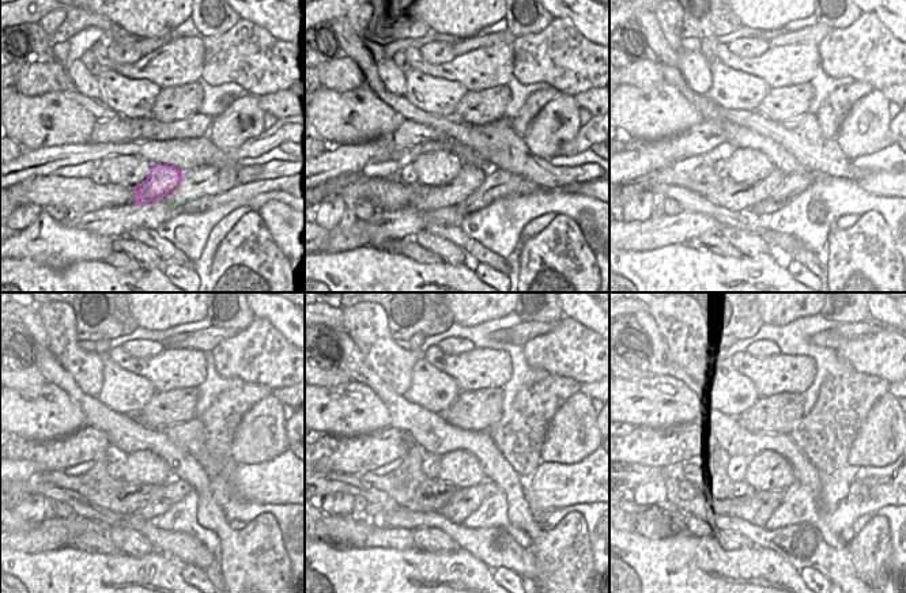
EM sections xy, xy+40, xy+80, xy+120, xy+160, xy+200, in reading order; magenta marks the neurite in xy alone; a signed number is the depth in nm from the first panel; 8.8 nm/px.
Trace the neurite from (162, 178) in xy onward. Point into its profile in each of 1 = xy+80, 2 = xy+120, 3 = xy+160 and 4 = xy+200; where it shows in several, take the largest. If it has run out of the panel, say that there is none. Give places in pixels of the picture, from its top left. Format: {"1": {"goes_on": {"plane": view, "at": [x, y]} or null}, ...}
{"1": {"goes_on": {"plane": "xy+80", "at": [723, 192]}}, "2": {"goes_on": {"plane": "xy+120", "at": [120, 497]}}, "3": {"goes_on": {"plane": "xy+160", "at": [407, 484]}}, "4": {"goes_on": {"plane": "xy+200", "at": [712, 484]}}}

